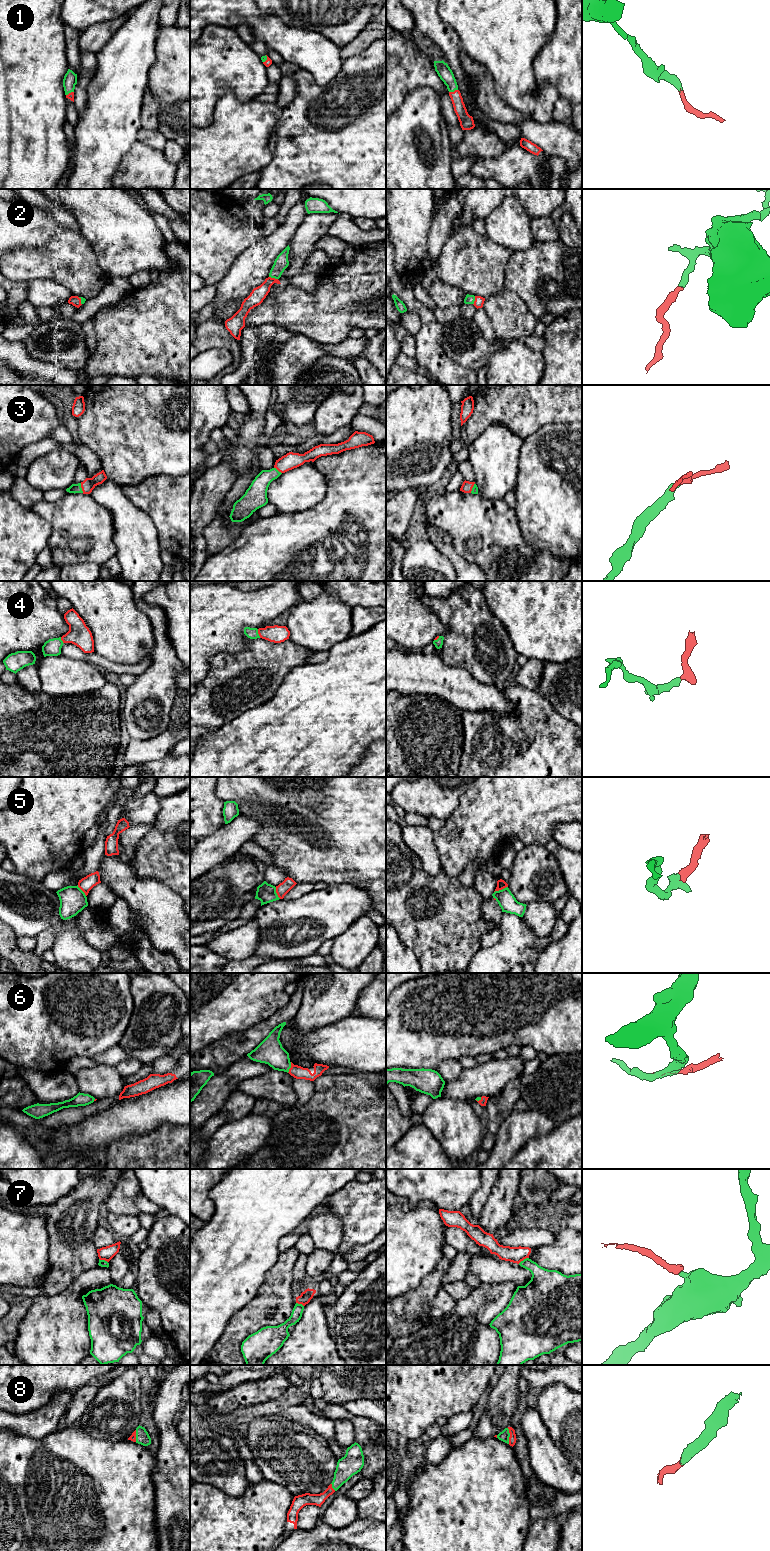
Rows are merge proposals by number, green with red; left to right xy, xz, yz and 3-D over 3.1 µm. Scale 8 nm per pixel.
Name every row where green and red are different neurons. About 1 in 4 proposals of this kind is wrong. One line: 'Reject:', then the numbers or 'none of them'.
Reject: 5, 7

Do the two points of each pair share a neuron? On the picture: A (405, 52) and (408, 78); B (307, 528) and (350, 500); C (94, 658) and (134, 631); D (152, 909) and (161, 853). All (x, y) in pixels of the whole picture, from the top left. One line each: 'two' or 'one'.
A: one
B: one
C: two
D: two

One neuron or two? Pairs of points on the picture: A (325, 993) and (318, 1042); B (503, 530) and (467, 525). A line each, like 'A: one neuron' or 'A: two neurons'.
A: two neurons
B: one neuron

